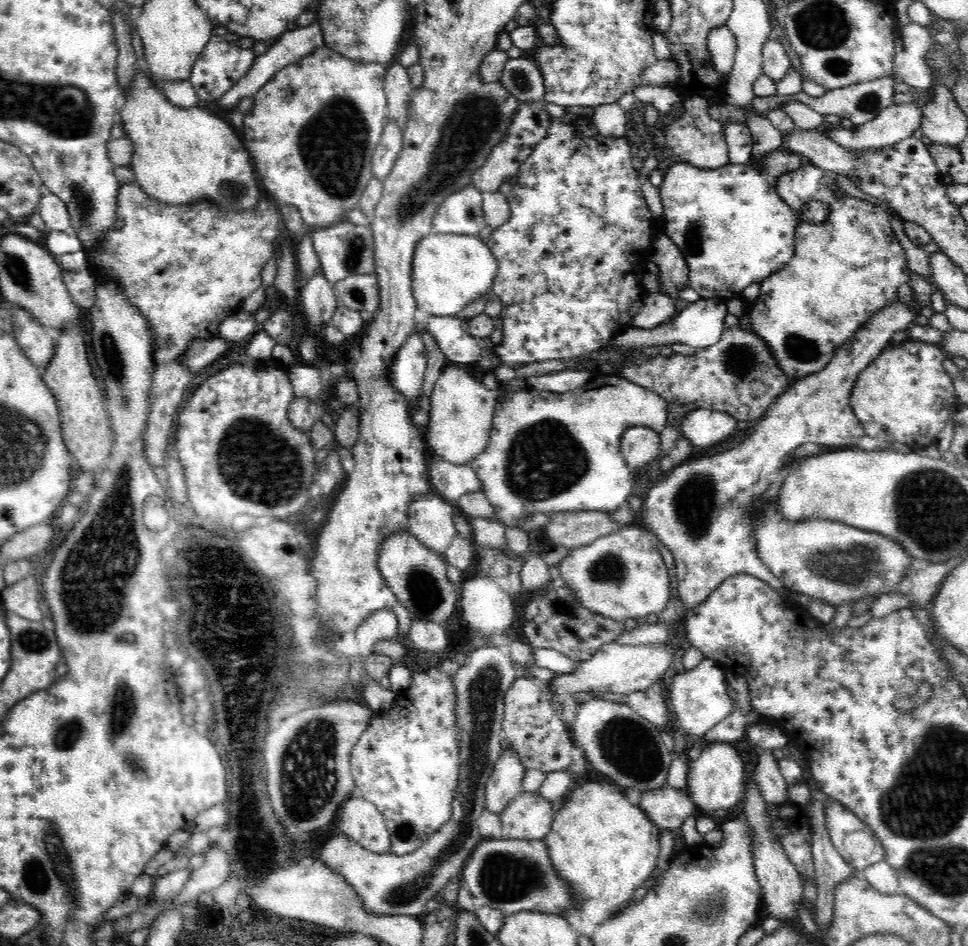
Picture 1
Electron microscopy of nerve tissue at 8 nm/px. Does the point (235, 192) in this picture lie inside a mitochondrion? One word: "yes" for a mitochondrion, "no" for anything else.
yes

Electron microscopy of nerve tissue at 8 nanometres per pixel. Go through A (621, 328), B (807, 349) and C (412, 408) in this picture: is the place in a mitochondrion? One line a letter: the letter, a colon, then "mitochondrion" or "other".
A: other
B: mitochondrion
C: other

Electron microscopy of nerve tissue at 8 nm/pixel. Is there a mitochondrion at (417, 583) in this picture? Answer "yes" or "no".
yes

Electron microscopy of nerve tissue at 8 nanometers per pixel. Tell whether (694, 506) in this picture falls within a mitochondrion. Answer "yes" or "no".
yes

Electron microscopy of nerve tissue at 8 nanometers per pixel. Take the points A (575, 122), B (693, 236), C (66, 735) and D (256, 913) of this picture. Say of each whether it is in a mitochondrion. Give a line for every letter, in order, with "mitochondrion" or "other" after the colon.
A: other
B: mitochondrion
C: mitochondrion
D: other

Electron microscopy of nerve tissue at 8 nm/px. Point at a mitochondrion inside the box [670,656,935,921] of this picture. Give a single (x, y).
(889, 815)

